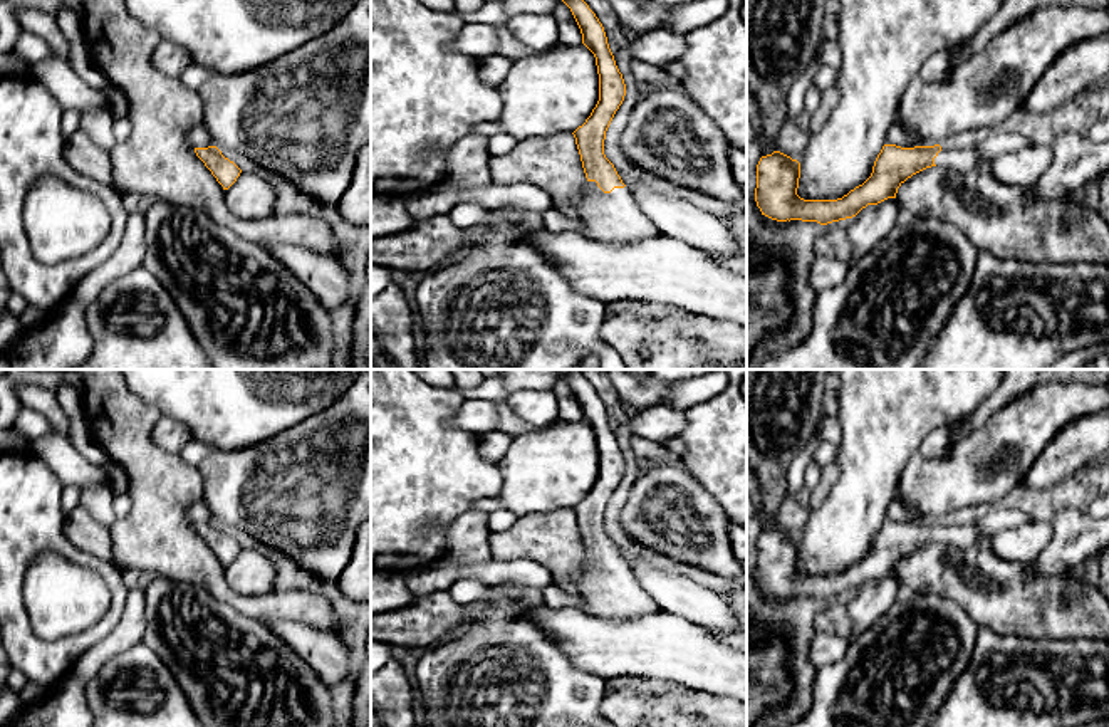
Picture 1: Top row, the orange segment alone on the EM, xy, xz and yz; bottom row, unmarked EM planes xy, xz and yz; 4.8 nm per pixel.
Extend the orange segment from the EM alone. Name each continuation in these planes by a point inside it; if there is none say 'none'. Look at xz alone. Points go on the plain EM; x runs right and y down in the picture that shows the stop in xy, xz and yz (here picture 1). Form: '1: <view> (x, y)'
1: xz (614, 595)

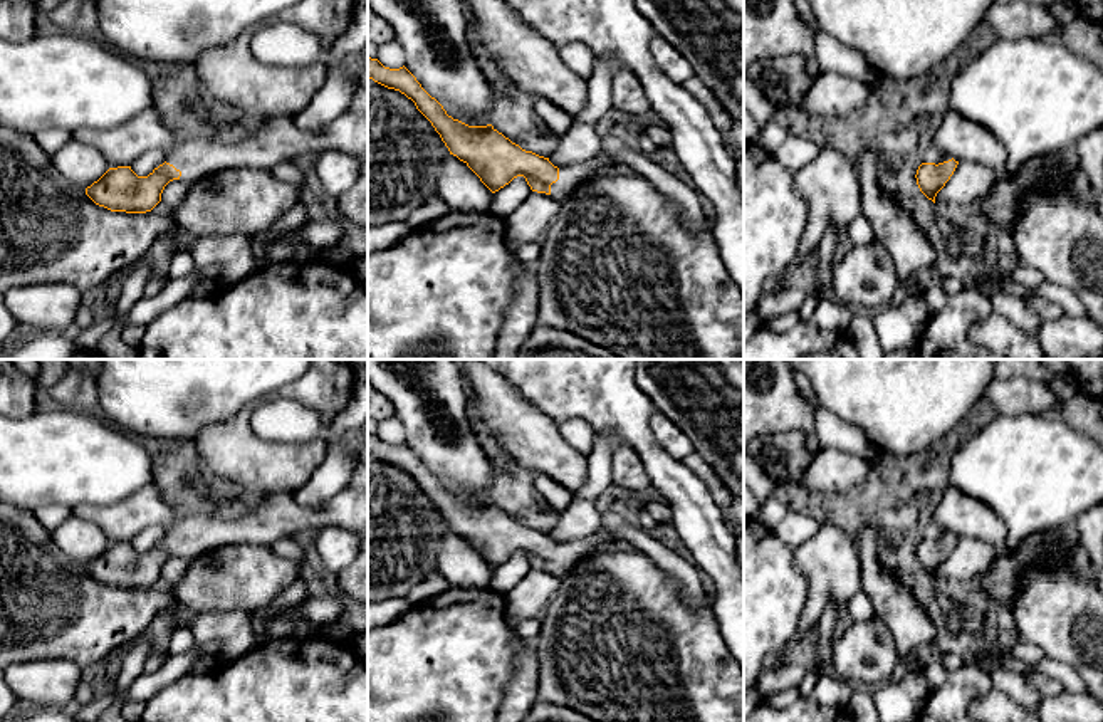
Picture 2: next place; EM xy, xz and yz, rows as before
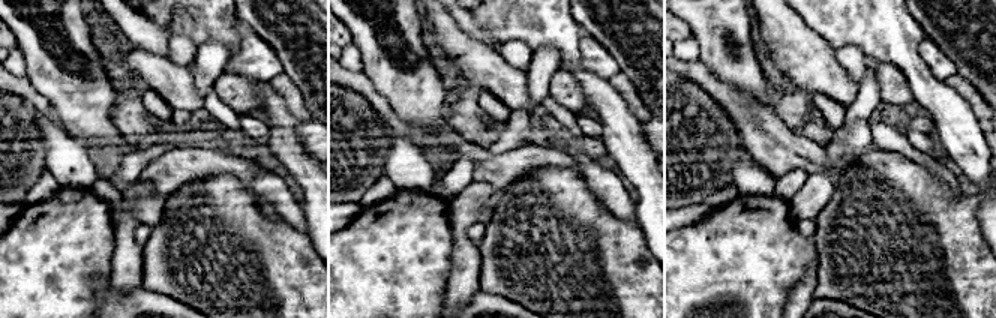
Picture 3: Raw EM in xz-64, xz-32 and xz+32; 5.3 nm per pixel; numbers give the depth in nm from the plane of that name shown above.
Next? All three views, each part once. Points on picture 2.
1: xz (571, 553)

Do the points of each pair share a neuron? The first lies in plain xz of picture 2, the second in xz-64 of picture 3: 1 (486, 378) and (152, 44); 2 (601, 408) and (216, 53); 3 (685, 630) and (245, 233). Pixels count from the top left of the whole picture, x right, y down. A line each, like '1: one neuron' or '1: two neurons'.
1: two neurons
2: two neurons
3: one neuron

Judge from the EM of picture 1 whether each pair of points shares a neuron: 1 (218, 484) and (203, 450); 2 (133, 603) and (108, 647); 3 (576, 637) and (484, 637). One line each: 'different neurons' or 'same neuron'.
1: different neurons
2: same neuron
3: different neurons

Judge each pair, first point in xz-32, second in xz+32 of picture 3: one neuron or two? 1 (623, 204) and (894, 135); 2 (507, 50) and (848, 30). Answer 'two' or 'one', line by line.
1: one
2: two

